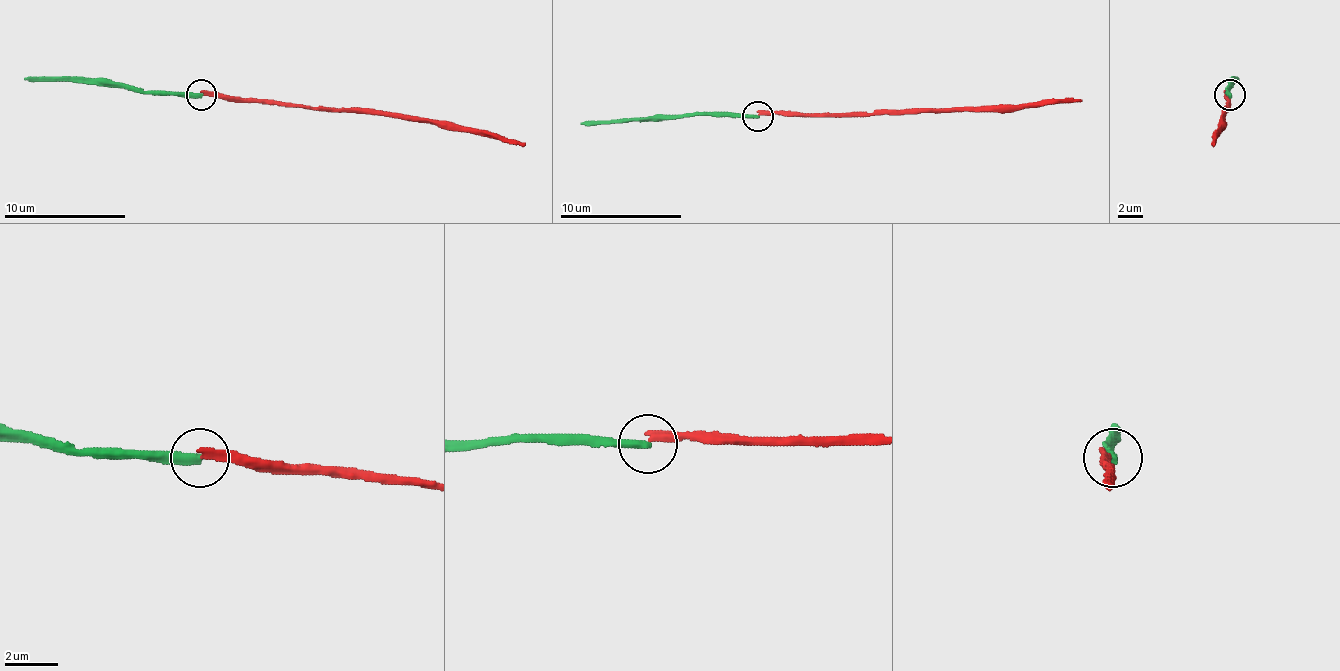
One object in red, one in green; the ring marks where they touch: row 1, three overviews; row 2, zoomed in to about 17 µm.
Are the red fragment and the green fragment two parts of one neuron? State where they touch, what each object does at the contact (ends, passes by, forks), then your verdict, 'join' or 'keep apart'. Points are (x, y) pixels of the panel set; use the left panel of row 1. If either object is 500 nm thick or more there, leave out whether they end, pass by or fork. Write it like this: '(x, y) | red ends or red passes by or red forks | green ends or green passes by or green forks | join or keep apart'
(201, 95) | red ends | green ends | keep apart

